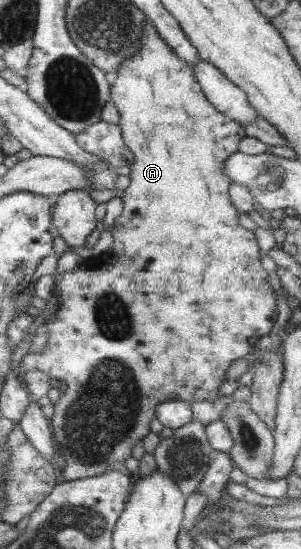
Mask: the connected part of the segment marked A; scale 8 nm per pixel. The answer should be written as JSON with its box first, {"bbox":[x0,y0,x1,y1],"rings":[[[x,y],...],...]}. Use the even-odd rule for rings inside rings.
{"bbox":[20,21,278,482],"rings":[[[145,21],[143,33],[140,33],[139,51],[135,51],[135,55],[125,59],[115,72],[116,81],[111,85],[110,101],[116,105],[119,118],[121,118],[119,125],[122,139],[134,156],[134,161],[130,166],[131,184],[119,195],[124,204],[123,214],[116,219],[113,227],[109,228],[114,240],[107,252],[91,257],[89,261],[83,262],[74,270],[55,270],[52,295],[61,301],[59,308],[47,318],[47,339],[45,339],[43,349],[39,353],[25,354],[20,363],[22,375],[37,369],[67,384],[66,392],[54,404],[54,416],[50,421],[54,439],[65,459],[65,468],[61,473],[61,481],[65,482],[103,475],[103,472],[111,469],[113,463],[125,461],[131,456],[131,449],[146,435],[152,433],[150,424],[155,417],[155,407],[164,400],[184,399],[187,403],[193,403],[193,401],[219,399],[221,396],[219,389],[225,383],[223,379],[229,365],[235,359],[245,357],[260,342],[267,341],[269,332],[275,327],[278,314],[276,293],[271,286],[270,273],[263,269],[257,238],[253,231],[248,231],[239,224],[240,213],[232,205],[228,193],[232,182],[224,173],[225,161],[239,152],[239,144],[246,137],[243,126],[217,111],[217,108],[203,94],[191,67],[179,55],[175,55],[175,51],[161,39],[149,21]],[[155,351],[159,353],[163,351],[163,357],[205,357],[207,361],[203,359],[201,361],[199,359],[157,359]]]}

